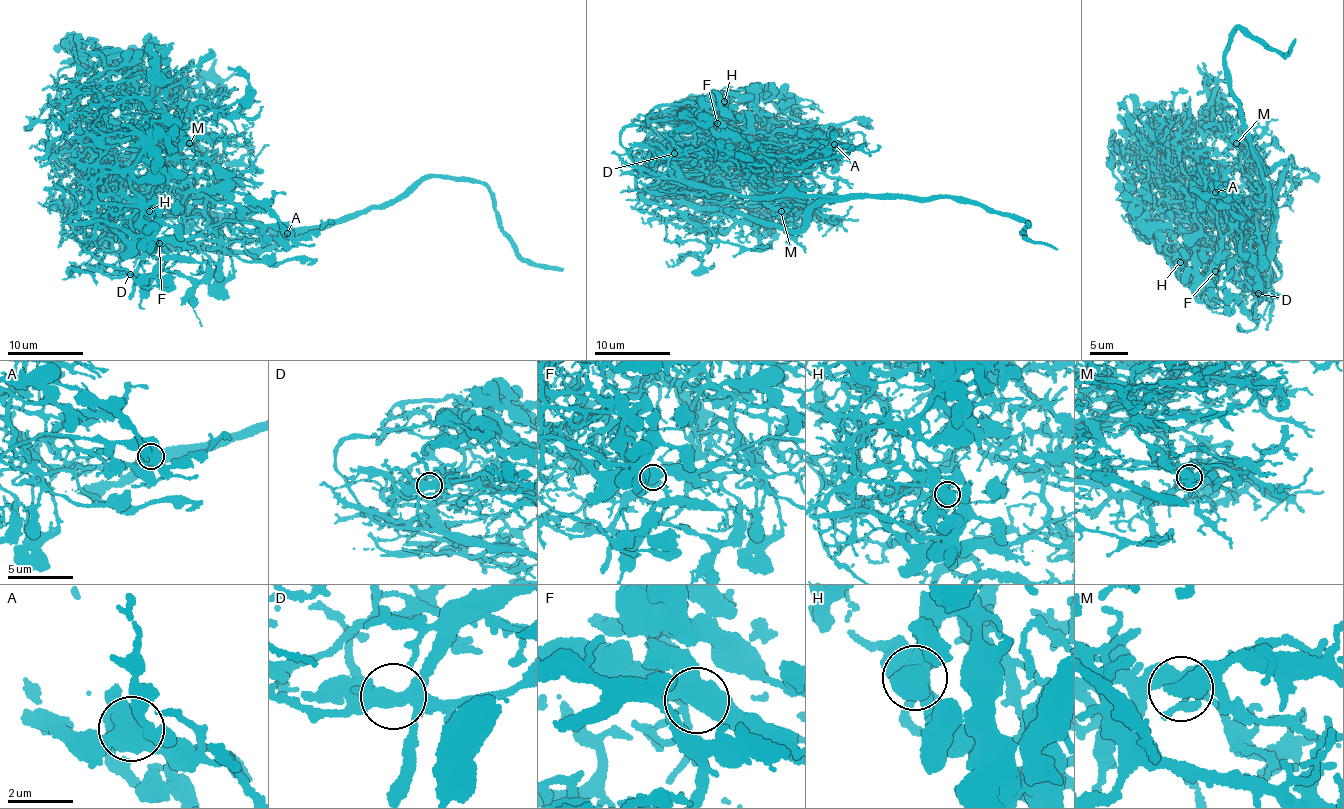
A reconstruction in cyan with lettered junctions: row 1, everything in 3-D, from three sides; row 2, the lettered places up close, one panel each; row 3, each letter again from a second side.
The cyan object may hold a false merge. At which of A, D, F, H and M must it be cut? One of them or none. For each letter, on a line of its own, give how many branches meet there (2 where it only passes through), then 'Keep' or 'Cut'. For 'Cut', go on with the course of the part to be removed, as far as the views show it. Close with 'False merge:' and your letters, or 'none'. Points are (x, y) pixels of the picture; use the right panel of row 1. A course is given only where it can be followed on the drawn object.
A: Branches: 4. Keep
D: Branches: 4. Keep
F: Branches: 4. Keep
H: Branches: 4. Keep
M: Branches: 4. Keep
False merge: none

